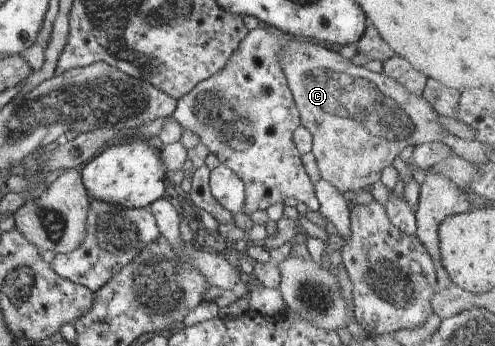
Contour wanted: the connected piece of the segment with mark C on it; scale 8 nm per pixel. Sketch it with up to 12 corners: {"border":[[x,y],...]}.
{"border":[[278,32],[322,179],[380,180],[440,114],[384,71]]}

